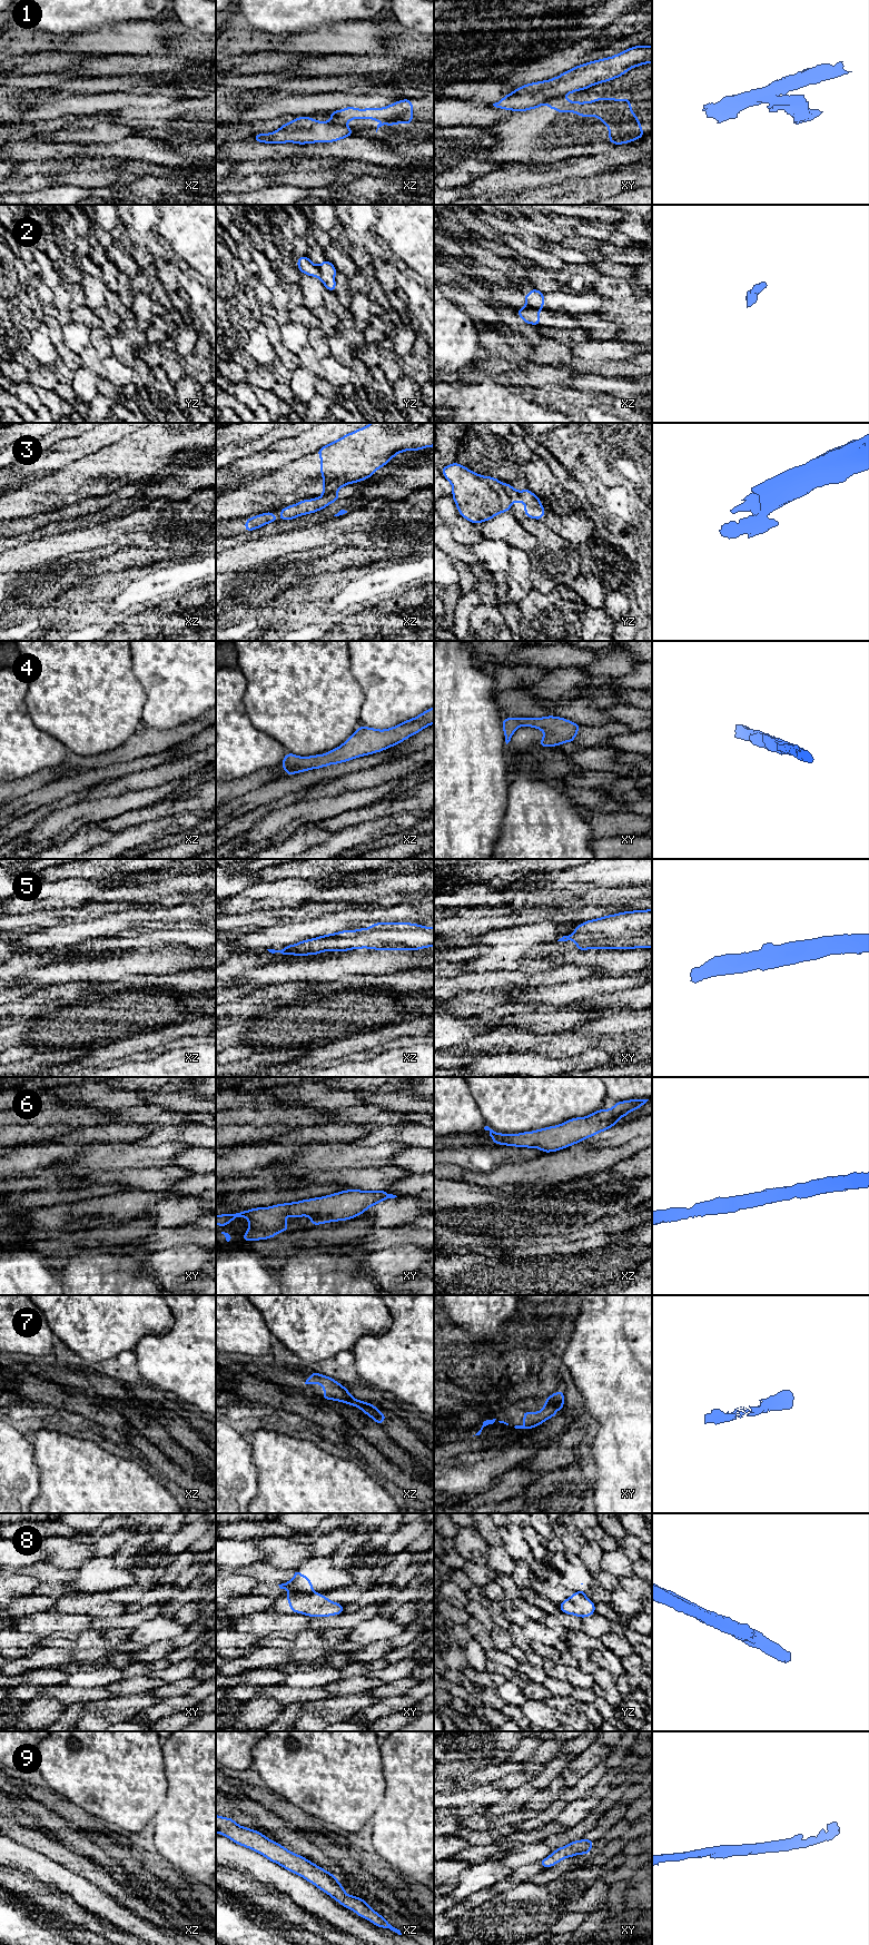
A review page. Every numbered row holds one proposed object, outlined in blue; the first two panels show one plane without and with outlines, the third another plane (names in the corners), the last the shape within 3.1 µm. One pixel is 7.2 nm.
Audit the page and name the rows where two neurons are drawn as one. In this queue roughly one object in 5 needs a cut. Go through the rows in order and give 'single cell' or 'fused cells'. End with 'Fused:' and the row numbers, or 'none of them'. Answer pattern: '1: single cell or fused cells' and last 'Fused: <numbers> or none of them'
1: fused cells
2: fused cells
3: fused cells
4: single cell
5: single cell
6: single cell
7: single cell
8: fused cells
9: single cell
Fused: 1, 2, 3, 8

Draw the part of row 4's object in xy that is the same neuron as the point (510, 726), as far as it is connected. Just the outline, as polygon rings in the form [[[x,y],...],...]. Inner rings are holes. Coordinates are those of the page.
[[[554,715],[543,718],[505,718],[502,720],[502,727],[506,744],[511,741],[513,733],[522,725],[544,732],[539,743],[540,748],[557,747],[565,742],[574,742],[577,731],[582,728],[567,719]]]

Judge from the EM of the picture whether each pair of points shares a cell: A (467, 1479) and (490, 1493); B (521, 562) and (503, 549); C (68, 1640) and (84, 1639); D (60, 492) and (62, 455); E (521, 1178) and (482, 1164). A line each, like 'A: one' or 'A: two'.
A: two
B: two
C: one
D: two
E: two

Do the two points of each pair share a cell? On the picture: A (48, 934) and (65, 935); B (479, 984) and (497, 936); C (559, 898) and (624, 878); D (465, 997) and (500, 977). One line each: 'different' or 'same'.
A: same
B: different
C: same
D: different

